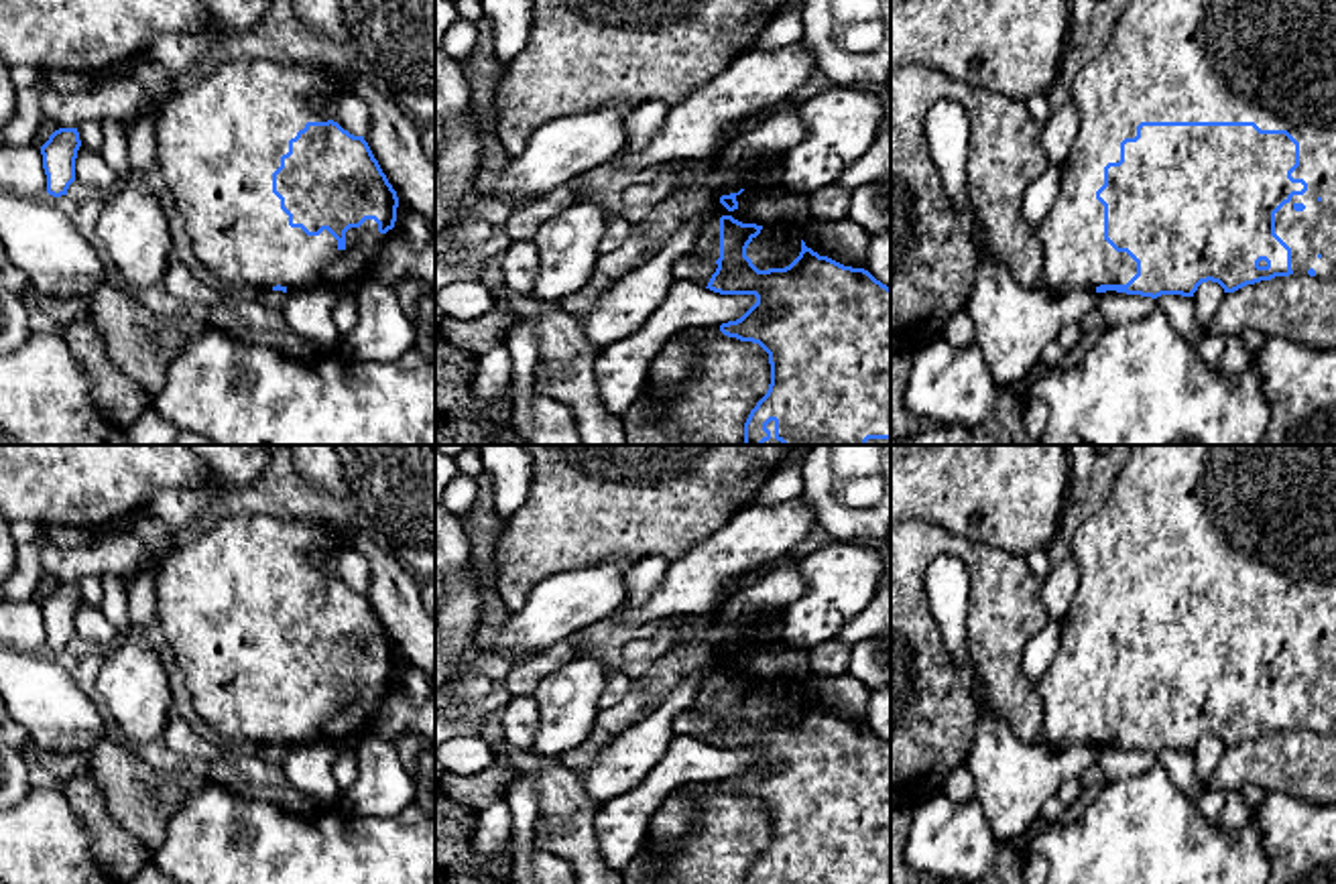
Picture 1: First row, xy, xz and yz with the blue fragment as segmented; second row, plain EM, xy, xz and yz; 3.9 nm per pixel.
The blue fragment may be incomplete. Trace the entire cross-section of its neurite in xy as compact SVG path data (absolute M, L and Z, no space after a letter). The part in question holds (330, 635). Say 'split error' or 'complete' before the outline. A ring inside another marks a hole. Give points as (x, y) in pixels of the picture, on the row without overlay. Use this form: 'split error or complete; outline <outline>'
split error; outline M248 510L238 514L220 514L220 518L209 528L201 530L193 541L171 549L159 559L155 567L157 618L177 656L177 662L185 673L195 715L214 732L218 732L228 744L238 748L258 748L272 744L291 750L305 744L340 742L346 738L368 734L374 728L380 703L390 691L397 677L399 652L364 591L350 589L325 567L311 561L313 551L336 553L340 547L344 547L344 532L336 530L329 524L323 524L319 520L279 518Z

